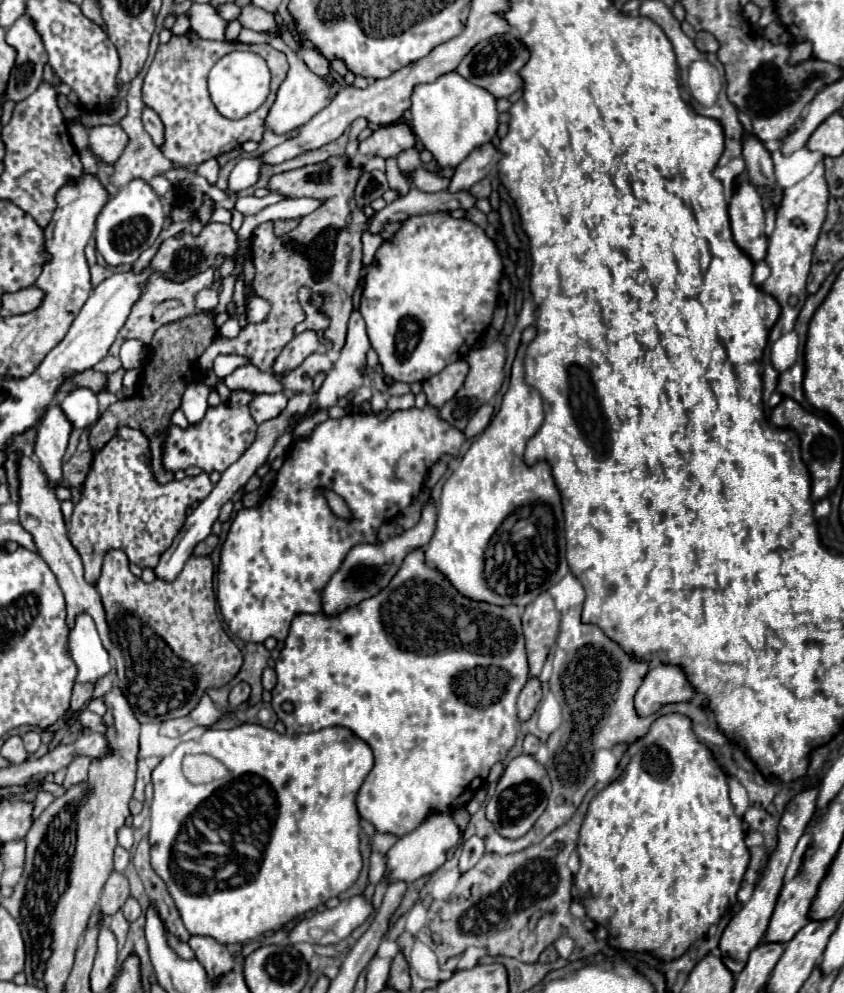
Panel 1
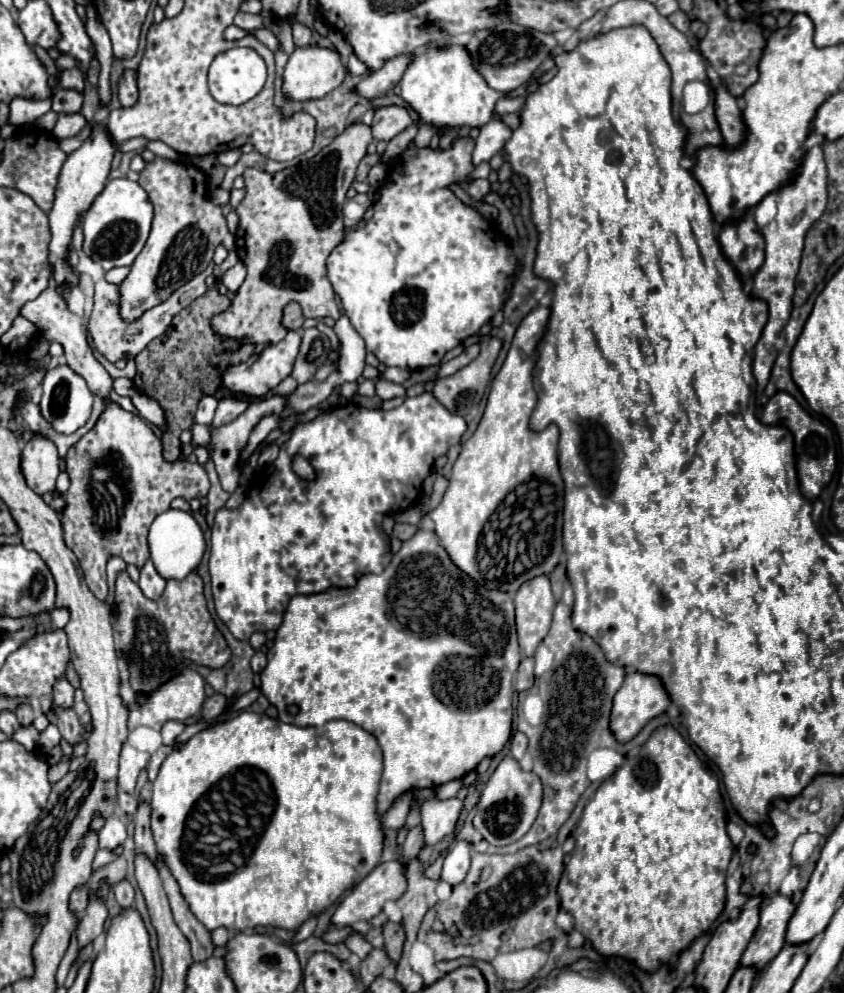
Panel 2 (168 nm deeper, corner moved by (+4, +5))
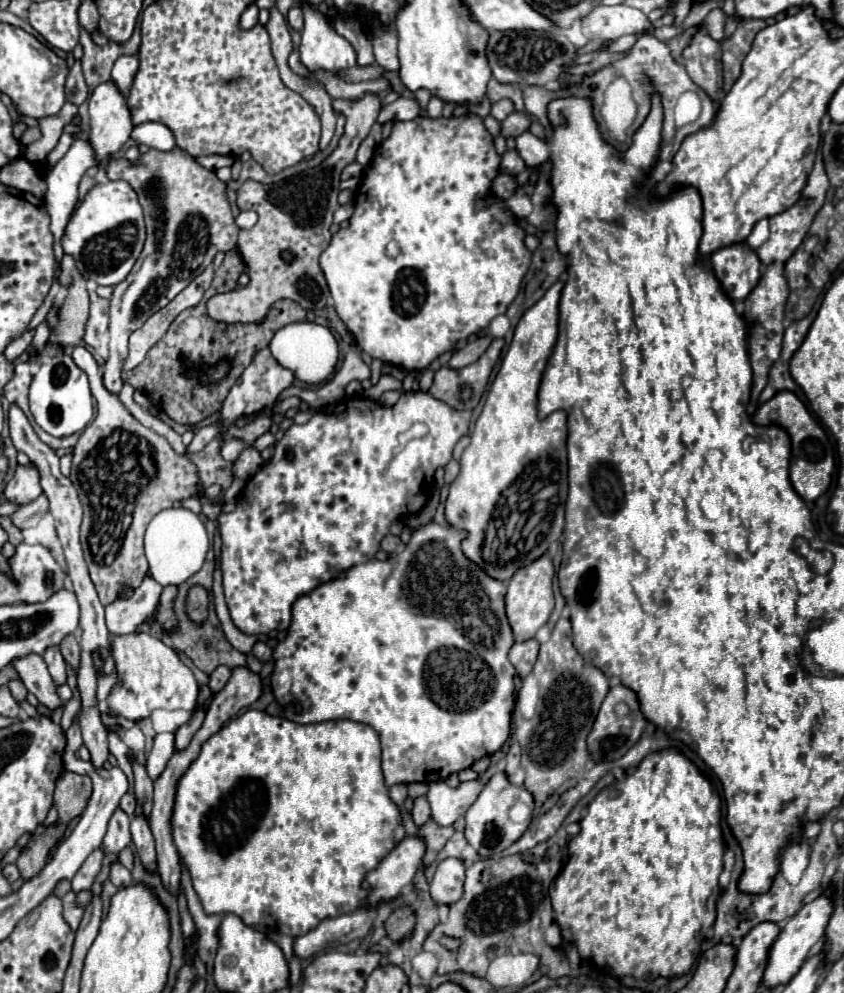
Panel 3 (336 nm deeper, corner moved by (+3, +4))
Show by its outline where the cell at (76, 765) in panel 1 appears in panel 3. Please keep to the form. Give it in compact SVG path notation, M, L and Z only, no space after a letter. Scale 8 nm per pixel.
M25 655L25 659L13 659L13 667L17 669L27 691L31 691L39 699L39 703L49 709L63 705L41 655Z

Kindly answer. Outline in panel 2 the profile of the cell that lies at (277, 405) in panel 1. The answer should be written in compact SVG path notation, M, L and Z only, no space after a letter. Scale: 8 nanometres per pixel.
M234 394L224 396L224 398L218 402L216 416L214 416L210 428L216 428L216 426L222 426L222 424L232 422L232 420L234 420L238 414L242 414L248 406L250 406L250 402L244 400L244 398L238 398L238 396L234 396Z

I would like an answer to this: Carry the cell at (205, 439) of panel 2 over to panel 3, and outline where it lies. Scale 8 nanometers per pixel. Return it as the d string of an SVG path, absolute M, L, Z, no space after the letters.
M229 439L229 441L225 441L225 445L221 449L223 459L229 461L229 463L233 463L237 459L237 455L241 453L241 447L245 447L245 443L241 443L241 439Z

